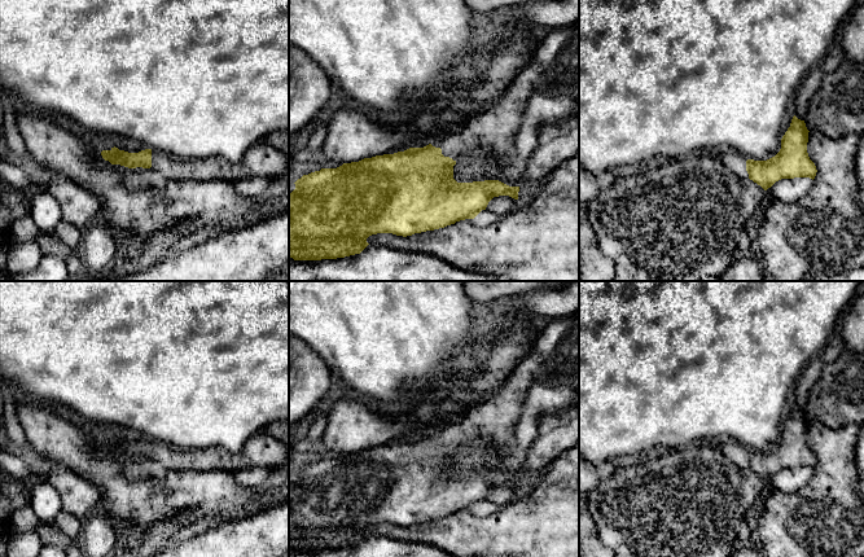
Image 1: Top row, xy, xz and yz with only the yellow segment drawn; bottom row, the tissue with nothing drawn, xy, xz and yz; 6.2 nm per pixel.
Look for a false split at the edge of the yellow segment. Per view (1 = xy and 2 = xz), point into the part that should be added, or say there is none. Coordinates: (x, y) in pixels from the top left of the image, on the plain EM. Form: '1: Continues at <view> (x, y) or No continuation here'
1: Continues at xy (262, 450)
2: Continues at xz (553, 359)

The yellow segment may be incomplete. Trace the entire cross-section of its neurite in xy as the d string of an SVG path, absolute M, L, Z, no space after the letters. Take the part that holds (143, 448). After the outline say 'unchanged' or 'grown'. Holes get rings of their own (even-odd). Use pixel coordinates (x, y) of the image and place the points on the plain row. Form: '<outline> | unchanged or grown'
M260 430L245 443L242 451L233 456L222 447L185 451L159 440L145 439L128 443L111 438L101 446L111 455L128 459L152 459L171 470L238 470L250 466L276 469L285 465L285 446L268 433Z | grown

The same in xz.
M579 308L551 320L501 390L482 404L473 407L460 422L448 424L424 438L409 438L394 444L364 448L359 452L343 453L337 459L321 459L298 469L294 473L295 479L289 484L289 547L294 551L345 548L360 544L369 535L367 529L372 525L392 523L407 527L434 521L460 510L474 509L482 500L486 500L494 487L509 486L518 490L519 477L509 477L499 470L457 473L453 469L453 456L474 442L497 446L503 452L510 451L522 405L534 383L569 386L579 390Z | grown

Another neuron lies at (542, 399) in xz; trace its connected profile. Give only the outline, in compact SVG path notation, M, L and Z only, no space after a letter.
M534 383L522 405L522 415L514 430L513 448L503 452L490 443L470 443L453 456L453 469L457 473L499 470L509 477L519 477L529 449L538 437L539 418L548 413L561 413L578 403L576 389Z

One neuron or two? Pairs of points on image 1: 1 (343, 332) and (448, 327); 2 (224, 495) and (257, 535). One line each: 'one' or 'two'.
1: one
2: two

